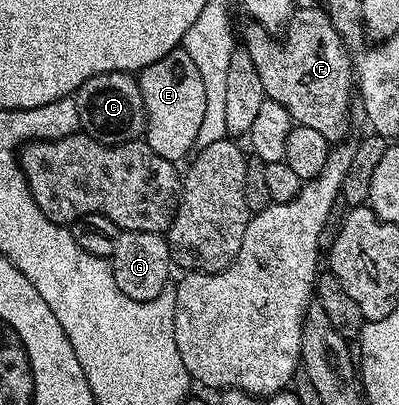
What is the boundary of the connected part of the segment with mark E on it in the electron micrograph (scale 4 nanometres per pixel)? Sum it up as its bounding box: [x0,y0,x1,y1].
[137,50,206,161]

